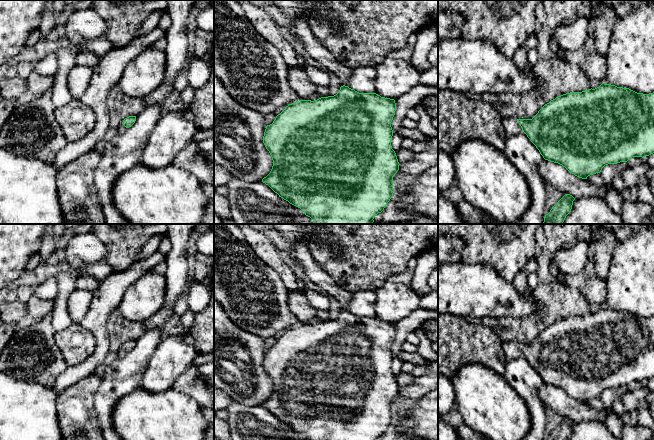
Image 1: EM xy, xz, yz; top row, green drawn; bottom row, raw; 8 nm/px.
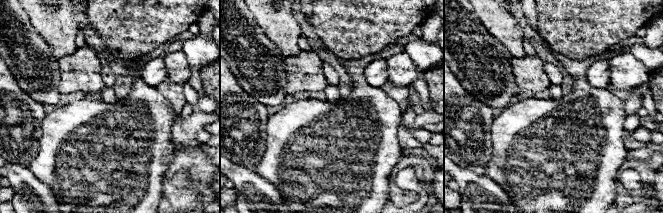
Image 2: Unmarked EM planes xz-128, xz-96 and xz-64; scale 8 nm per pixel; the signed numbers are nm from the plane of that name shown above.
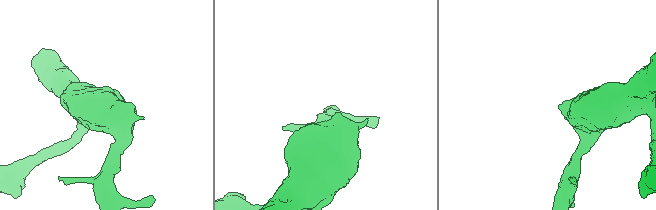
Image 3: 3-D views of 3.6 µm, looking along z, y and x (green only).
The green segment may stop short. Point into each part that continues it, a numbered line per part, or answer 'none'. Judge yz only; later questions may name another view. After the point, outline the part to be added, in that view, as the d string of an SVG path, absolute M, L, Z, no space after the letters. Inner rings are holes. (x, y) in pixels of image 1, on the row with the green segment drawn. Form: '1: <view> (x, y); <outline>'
1: yz (511, 126); M503 118L502 123L506 133L506 137L514 136L523 131L517 121L517 118Z

